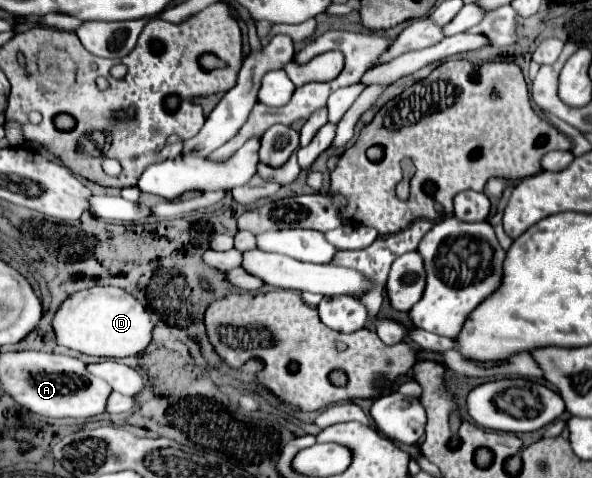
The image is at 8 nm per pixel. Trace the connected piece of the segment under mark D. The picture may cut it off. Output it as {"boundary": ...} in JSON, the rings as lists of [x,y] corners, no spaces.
{"boundary":[[[92,287],[92,289],[82,289],[72,295],[68,295],[66,301],[60,303],[60,307],[54,313],[52,319],[52,329],[56,333],[56,345],[68,347],[72,351],[84,353],[84,355],[94,355],[94,357],[132,357],[138,355],[140,351],[146,349],[150,343],[150,333],[154,329],[152,317],[146,311],[142,303],[138,303],[130,293],[118,287]]]}

